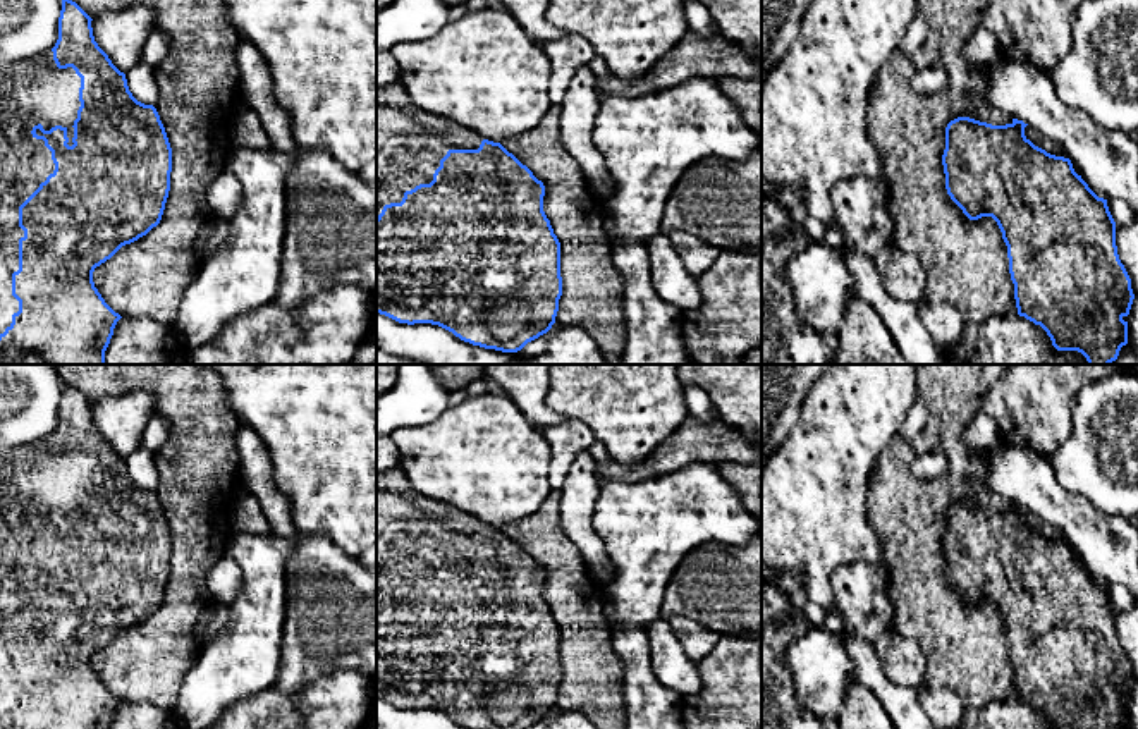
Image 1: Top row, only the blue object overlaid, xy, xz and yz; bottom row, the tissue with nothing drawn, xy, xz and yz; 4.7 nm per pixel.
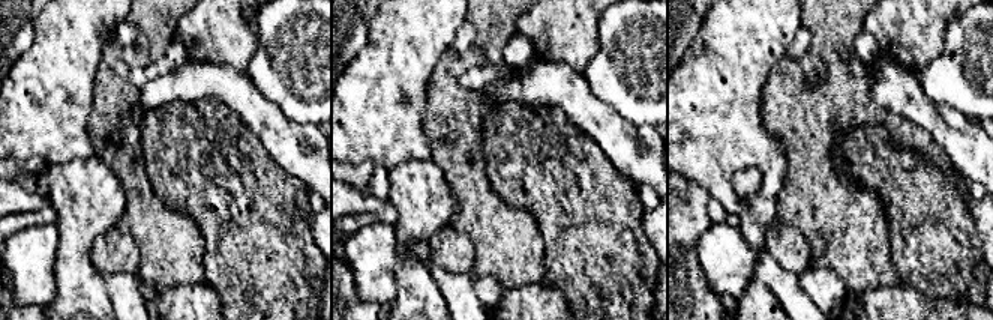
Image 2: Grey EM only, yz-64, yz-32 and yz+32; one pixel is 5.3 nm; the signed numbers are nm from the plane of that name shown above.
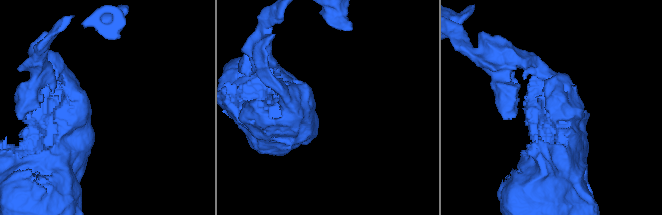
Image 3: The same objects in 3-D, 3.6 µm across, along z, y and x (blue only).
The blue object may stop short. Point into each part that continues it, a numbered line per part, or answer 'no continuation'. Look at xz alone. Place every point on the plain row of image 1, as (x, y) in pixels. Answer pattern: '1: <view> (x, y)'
1: xz (409, 528)

